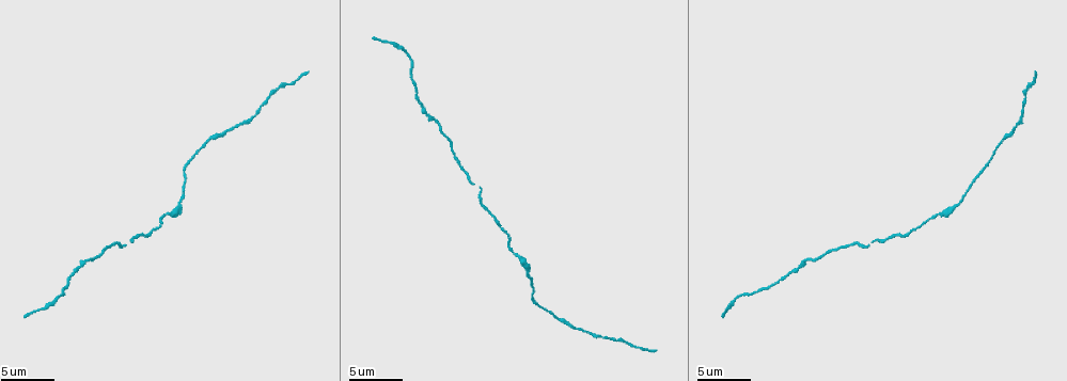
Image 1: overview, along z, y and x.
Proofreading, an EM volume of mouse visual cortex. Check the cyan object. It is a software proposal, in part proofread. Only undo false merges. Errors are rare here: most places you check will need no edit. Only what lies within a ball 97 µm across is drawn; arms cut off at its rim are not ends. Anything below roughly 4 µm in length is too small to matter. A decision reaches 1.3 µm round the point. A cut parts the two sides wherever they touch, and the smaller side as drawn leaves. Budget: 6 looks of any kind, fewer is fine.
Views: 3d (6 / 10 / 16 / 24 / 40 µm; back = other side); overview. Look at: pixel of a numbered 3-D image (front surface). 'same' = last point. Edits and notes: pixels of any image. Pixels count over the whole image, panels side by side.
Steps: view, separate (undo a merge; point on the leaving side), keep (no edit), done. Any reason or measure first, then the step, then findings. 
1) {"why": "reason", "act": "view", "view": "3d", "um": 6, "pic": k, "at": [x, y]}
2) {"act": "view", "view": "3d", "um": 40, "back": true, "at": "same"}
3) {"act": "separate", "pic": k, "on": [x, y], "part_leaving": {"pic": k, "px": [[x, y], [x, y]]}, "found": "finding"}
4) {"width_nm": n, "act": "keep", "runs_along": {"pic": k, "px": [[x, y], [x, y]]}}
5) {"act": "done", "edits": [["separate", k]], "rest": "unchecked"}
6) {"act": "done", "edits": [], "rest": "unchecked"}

{"why": "calibre changes", "act": "view", "view": "3d", "um": 10, "pic": 1, "at": [90, 260]}

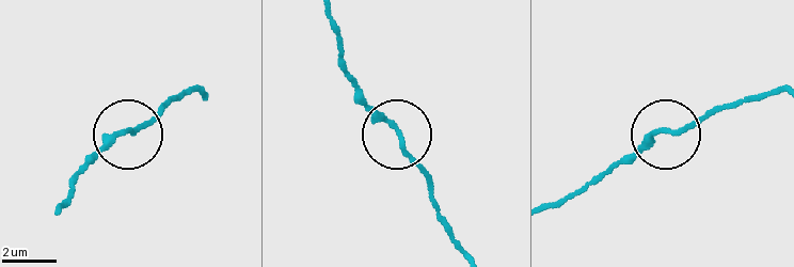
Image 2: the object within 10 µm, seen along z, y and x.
{"act": "keep", "runs_along": {"pic": 2, "px": [[204, 94], [178, 94], [151, 122], [112, 140], [80, 172]]}, "found": "all the same cell"}

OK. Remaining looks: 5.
{"why": "thick turns thin", "act": "view", "view": "3d", "um": 16, "pic": 1, "at": [526, 272]}

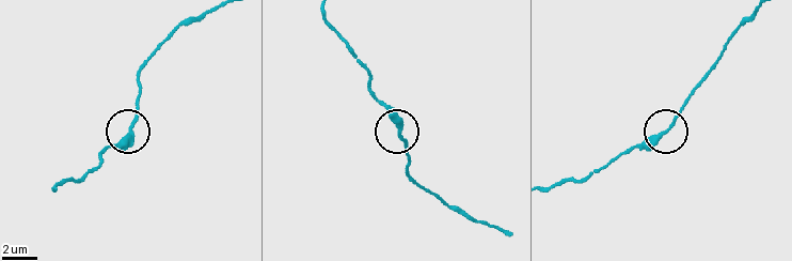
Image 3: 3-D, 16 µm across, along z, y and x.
{"act": "keep", "runs_along": {"pic": 3, "px": [[98, 165], [100, 153], [117, 144], [129, 129], [139, 97]]}, "found": "one cell here"}

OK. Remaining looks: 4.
{"why": "calibre changes", "act": "view", "view": "3d", "um": 10, "pic": 1, "at": [553, 316]}

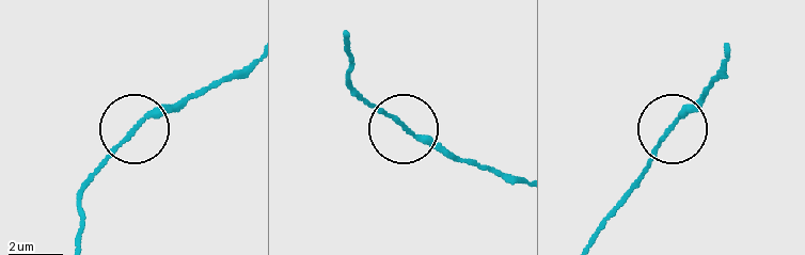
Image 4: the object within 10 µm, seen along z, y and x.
{"why": "zoom in", "act": "view", "view": "3d", "um": 6, "pic": 4, "at": [670, 128]}

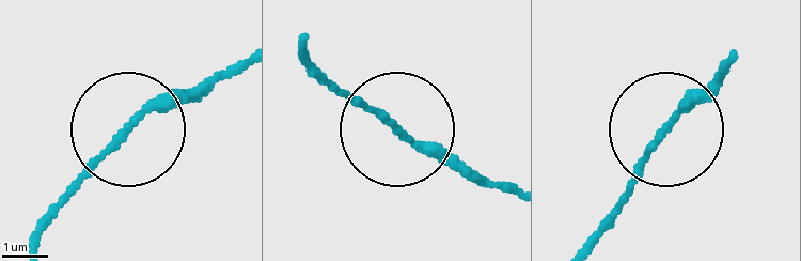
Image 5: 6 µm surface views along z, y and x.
{"act": "keep", "runs_along": {"pic": 5, "px": [[303, 49], [333, 83], [480, 184]]}, "found": "all the same cell"}

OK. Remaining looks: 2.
{"act": "done", "edits": [], "rest": "unchecked"}

